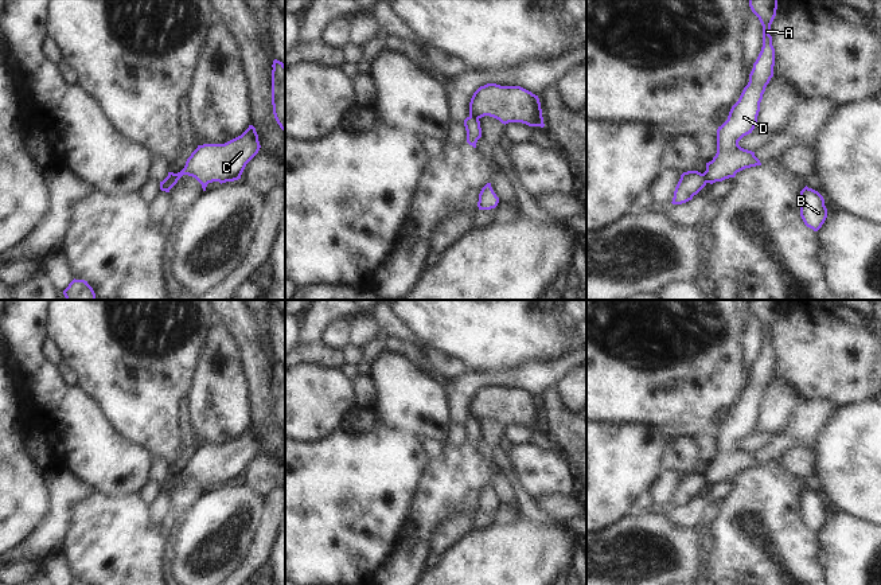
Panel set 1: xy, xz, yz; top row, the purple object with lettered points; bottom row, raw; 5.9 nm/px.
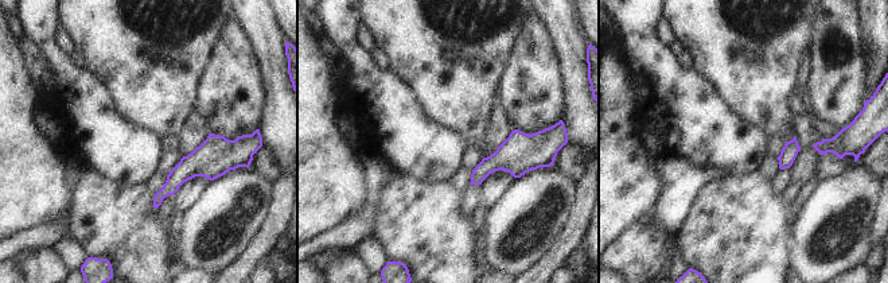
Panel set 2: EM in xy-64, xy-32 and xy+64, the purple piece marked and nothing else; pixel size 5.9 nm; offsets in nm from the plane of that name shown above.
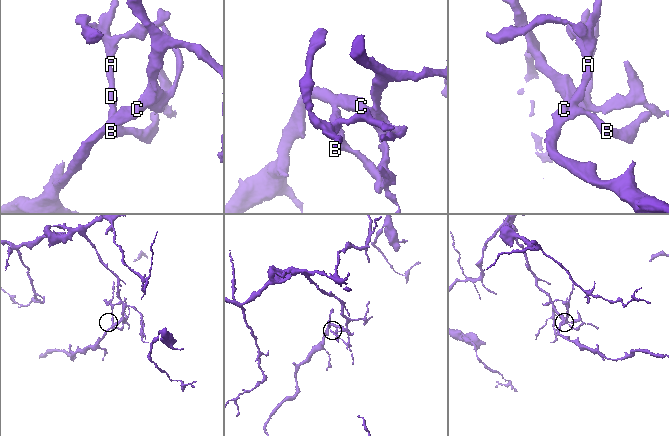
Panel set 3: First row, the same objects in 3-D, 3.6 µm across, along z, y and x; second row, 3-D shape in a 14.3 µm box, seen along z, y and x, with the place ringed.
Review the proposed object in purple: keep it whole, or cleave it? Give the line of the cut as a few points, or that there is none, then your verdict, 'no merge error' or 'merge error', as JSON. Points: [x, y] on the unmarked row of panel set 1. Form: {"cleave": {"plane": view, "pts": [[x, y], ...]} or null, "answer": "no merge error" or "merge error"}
{"cleave": {"plane": "xz", "pts": [[470, 416], [478, 420]]}, "answer": "merge error"}

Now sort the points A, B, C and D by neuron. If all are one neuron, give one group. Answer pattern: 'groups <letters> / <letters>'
groups A B D / C

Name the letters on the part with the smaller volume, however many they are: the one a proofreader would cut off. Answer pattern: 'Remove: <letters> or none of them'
Remove: A, B, D

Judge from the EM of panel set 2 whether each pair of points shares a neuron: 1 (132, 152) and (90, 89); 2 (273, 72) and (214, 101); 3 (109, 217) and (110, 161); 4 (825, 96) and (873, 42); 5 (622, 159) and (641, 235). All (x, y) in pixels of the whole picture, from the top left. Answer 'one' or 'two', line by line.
1: one
2: two
3: two
4: two
5: two

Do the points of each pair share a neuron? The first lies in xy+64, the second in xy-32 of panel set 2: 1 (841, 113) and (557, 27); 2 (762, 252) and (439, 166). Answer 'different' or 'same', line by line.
1: different
2: different

